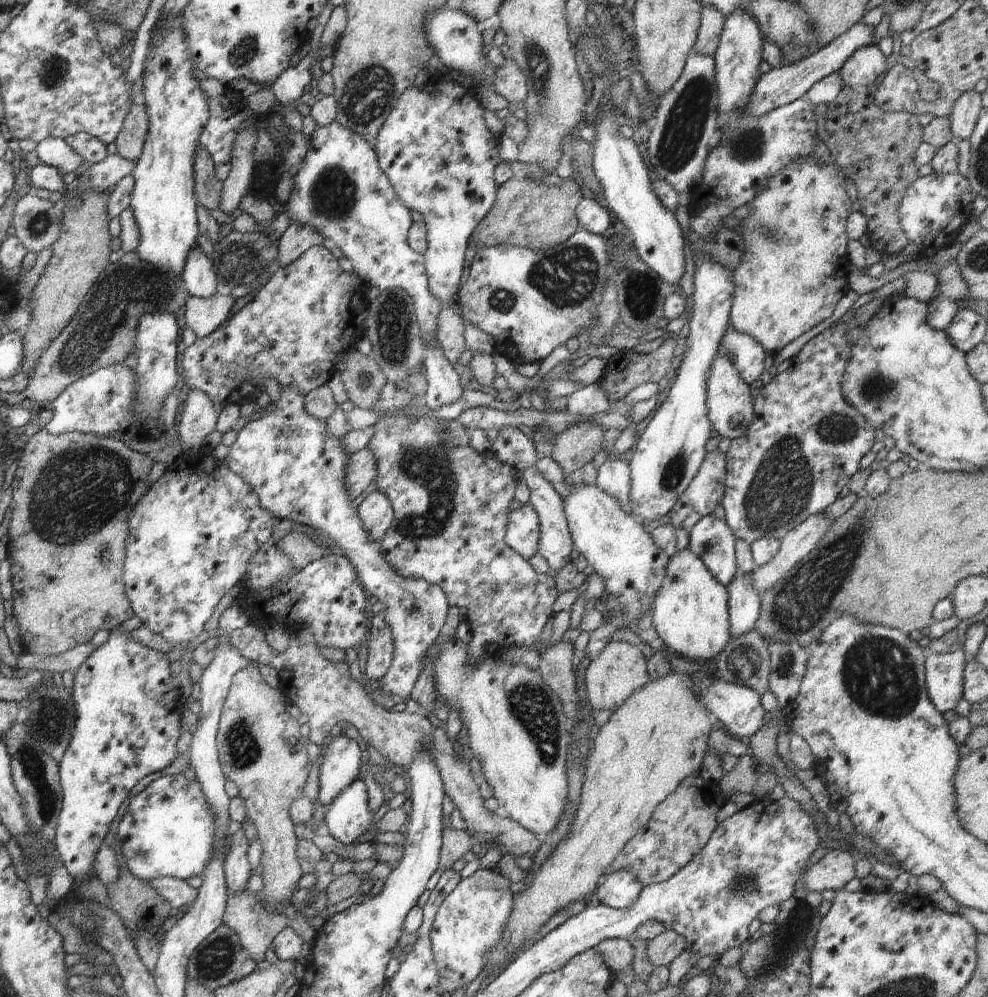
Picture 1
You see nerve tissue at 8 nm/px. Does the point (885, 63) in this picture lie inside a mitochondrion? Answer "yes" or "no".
no

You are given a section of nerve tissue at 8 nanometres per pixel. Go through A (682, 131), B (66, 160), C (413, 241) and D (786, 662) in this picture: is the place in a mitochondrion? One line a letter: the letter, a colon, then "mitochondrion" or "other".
A: mitochondrion
B: other
C: other
D: mitochondrion

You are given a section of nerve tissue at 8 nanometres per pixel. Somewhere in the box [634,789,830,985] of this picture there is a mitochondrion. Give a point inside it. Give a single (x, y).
(798, 924)

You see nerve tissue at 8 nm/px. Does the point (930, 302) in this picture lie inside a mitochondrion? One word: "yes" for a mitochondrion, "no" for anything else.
no

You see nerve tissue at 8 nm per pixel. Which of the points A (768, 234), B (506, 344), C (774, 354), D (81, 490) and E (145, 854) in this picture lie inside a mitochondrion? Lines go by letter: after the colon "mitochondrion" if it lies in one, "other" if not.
A: mitochondrion
B: other
C: other
D: mitochondrion
E: mitochondrion

